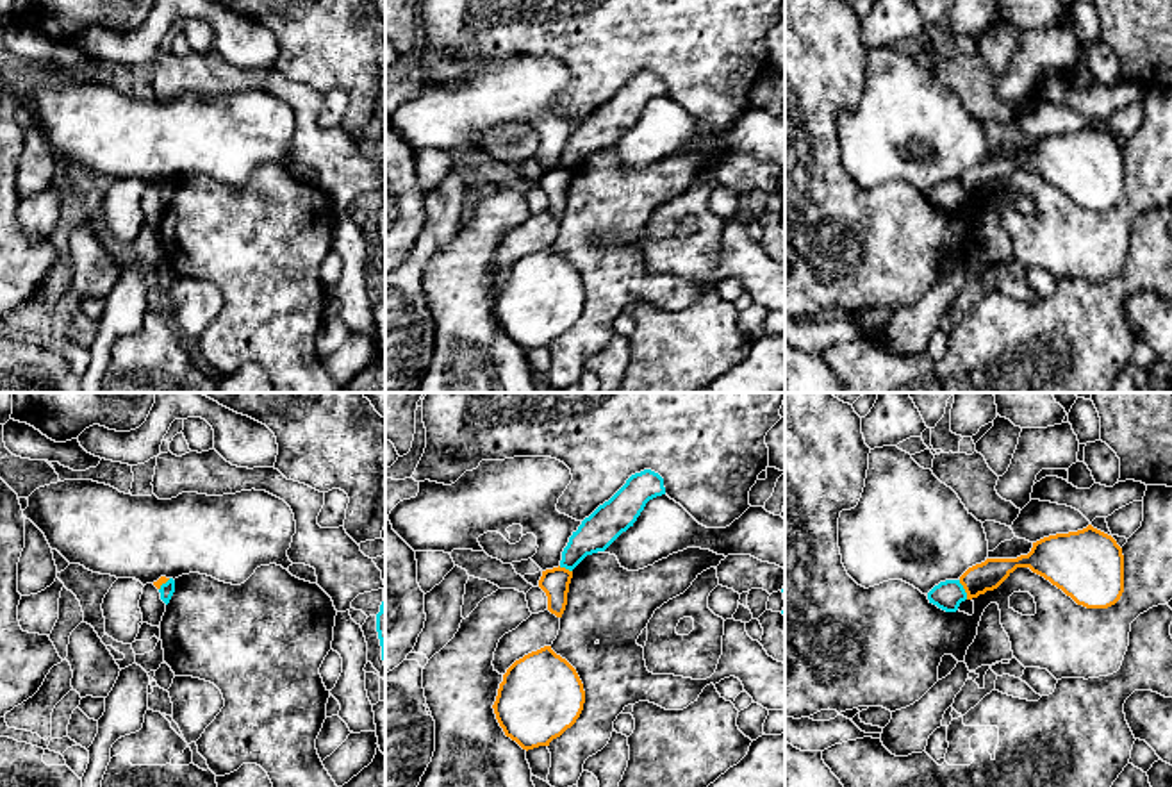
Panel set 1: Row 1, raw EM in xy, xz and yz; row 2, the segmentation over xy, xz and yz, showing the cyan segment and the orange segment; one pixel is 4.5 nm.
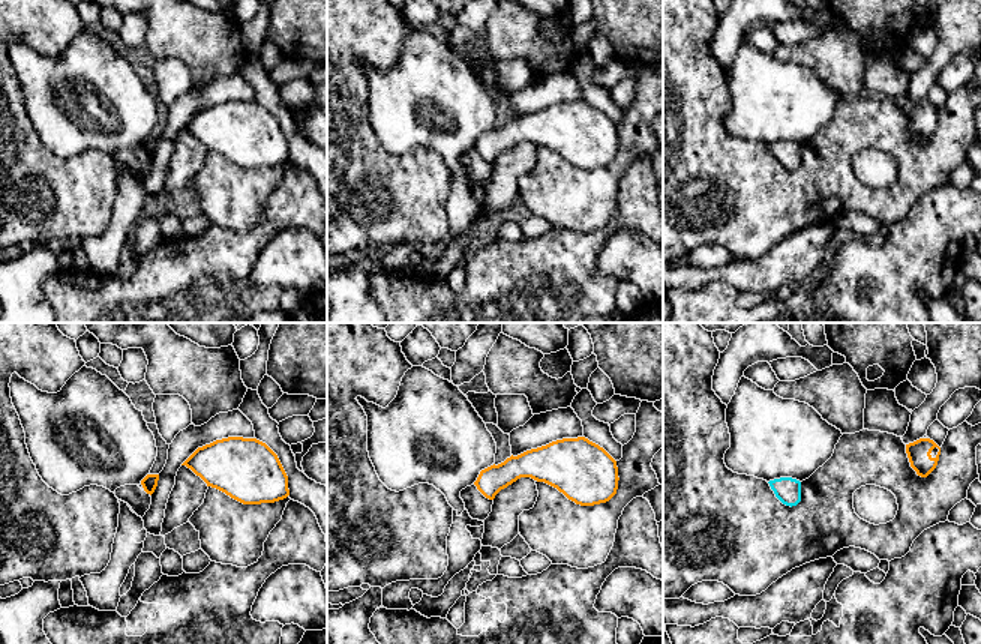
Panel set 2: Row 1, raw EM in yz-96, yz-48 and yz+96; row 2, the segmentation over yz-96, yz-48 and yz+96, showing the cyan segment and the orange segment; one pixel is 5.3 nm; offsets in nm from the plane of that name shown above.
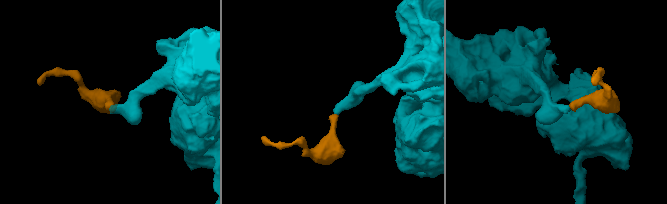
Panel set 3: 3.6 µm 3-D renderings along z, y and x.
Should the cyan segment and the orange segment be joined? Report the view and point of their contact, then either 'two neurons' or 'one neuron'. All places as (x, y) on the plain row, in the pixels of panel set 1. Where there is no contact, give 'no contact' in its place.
meets cyan in yz at (964, 190); two neurons

